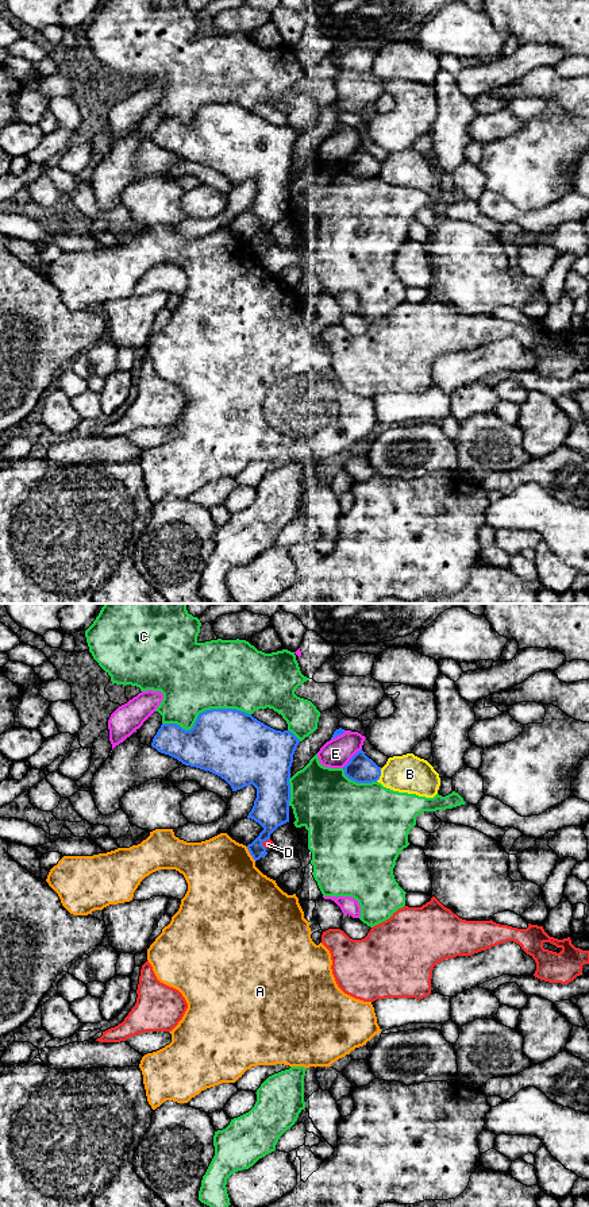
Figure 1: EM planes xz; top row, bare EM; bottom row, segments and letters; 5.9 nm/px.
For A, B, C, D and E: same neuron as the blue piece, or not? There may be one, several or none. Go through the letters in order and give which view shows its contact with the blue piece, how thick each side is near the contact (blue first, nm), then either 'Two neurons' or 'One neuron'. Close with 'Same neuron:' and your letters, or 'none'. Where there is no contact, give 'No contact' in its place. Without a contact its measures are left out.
A: Touches blue in xz. Thickness 150 nm (blue) against 440 nm. Two neurons
B: Touches blue in xz. Thickness 160 nm (blue) against 220 nm. Two neurons
C: Touches blue in xz. Thickness 400 nm (blue) against 420 nm. Two neurons
D: Touches blue in xz. Thickness 220 nm (blue) against 50 nm. Two neurons
E: Touches blue in xz. Thickness 160 nm (blue) against 180 nm. Two neurons
Same neuron: none

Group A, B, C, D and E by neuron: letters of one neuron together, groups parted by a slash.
A / B / C / D / E

